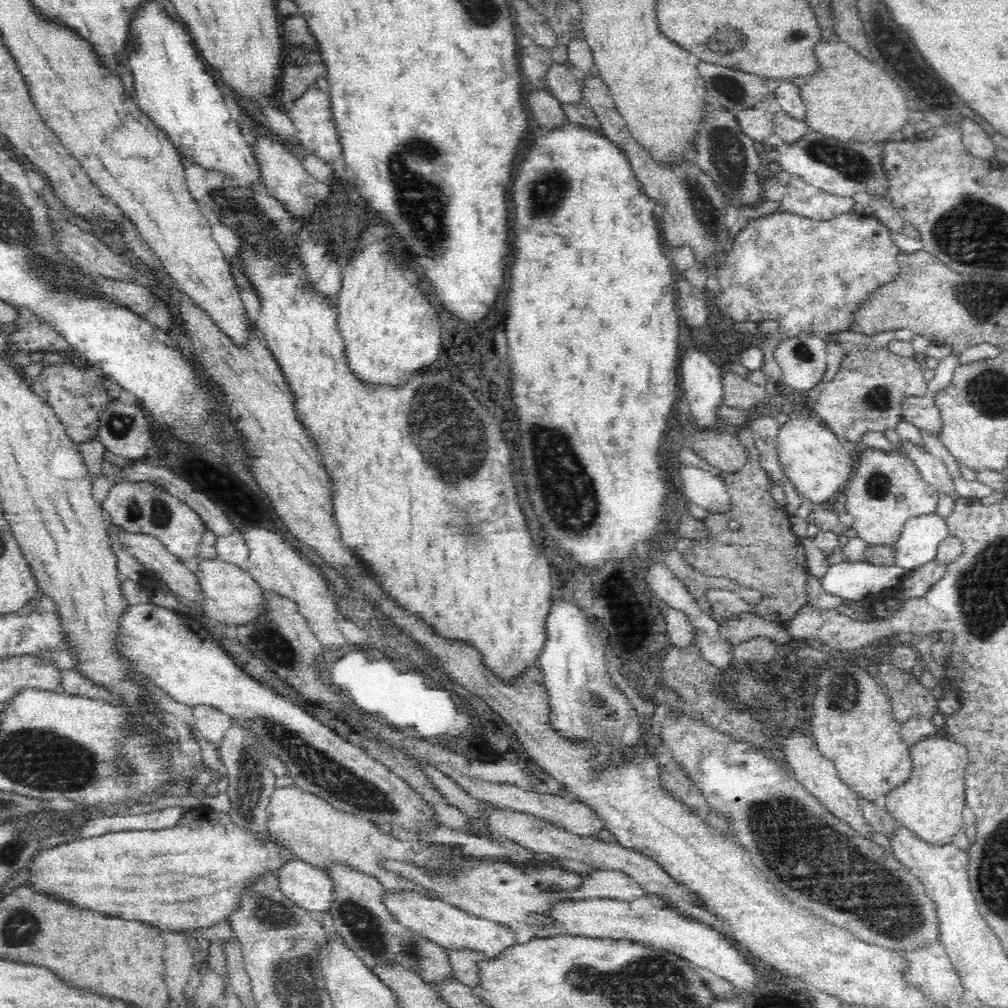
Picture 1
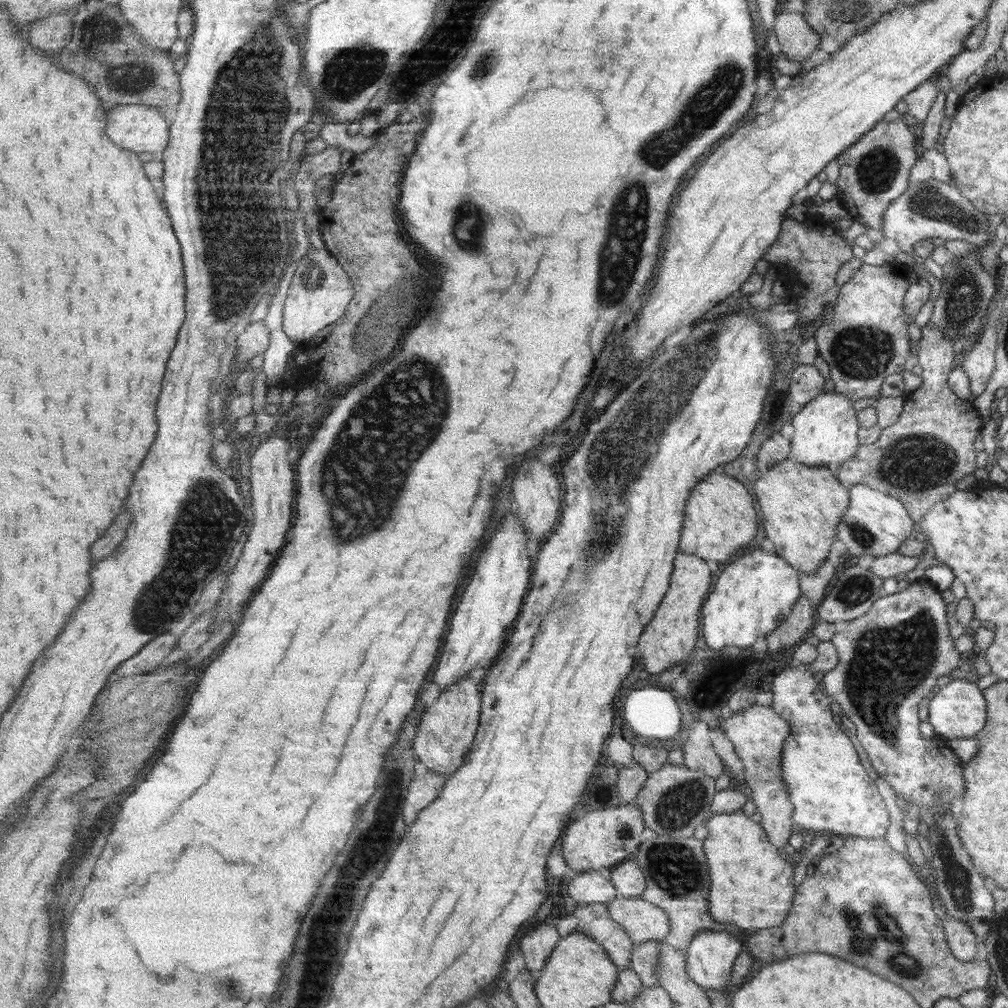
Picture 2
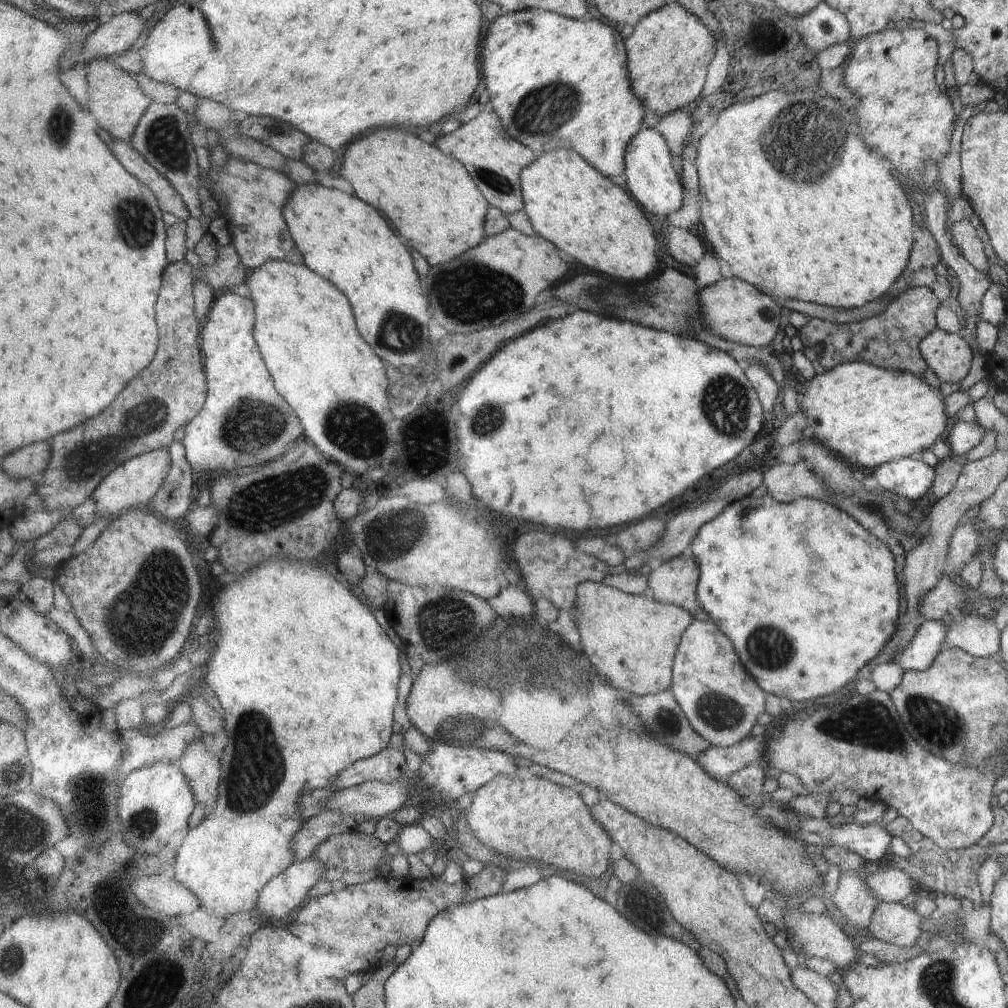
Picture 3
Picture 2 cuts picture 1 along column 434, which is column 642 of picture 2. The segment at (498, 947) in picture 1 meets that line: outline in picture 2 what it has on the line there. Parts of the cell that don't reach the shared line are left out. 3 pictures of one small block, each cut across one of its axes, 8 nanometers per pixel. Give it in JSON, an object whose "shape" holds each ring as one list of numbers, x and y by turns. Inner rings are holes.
{"shape":[[619,896,609,907,614,920,625,926,635,944,665,940,673,930,670,915,649,900]]}

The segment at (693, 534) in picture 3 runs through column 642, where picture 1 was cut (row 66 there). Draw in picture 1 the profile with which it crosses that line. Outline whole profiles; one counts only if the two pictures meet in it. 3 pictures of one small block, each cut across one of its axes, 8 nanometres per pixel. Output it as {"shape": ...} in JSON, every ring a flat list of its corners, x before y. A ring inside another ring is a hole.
{"shape":[[553,63,547,72,547,83,551,94,560,102,566,104,585,102,583,98,585,79,574,76,566,64]]}

